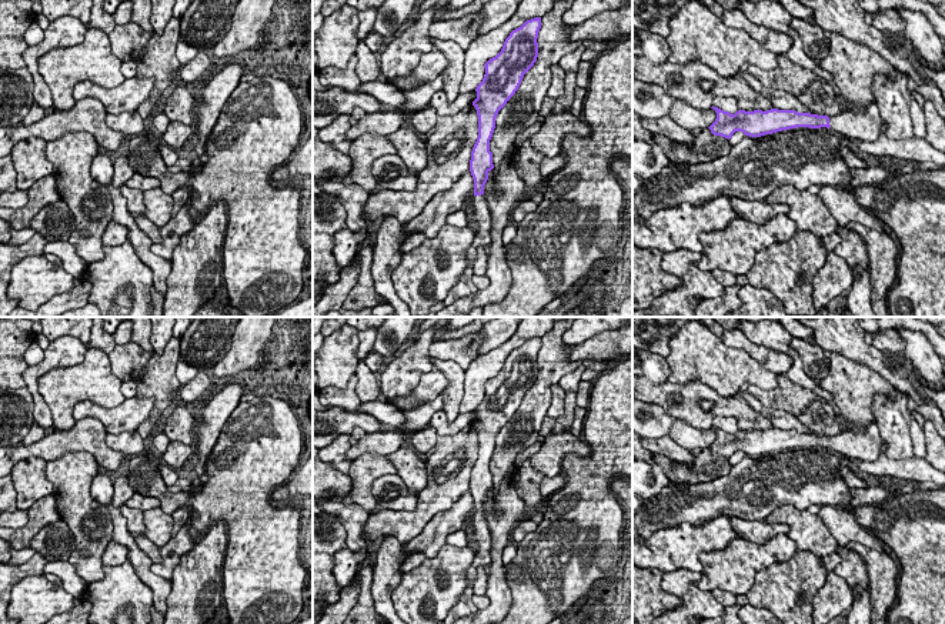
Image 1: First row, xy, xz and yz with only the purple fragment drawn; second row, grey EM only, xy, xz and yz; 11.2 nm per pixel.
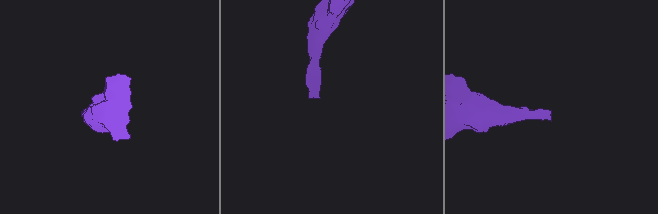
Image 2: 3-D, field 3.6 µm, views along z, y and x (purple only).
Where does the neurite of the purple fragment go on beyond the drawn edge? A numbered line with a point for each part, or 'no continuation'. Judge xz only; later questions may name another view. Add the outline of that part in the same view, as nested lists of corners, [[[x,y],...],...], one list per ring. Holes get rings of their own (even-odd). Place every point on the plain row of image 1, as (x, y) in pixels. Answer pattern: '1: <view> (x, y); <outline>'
1: xz (481, 533); [[[484,514],[474,515],[472,524],[474,524],[472,533],[474,541],[477,544],[477,553],[471,565],[477,568],[478,565],[487,565],[492,561],[490,555],[491,534]]]

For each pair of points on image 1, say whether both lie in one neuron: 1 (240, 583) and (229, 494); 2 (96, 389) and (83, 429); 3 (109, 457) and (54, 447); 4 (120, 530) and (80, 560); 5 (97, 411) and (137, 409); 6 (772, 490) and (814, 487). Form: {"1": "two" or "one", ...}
{"1": "one", "2": "two", "3": "one", "4": "two", "5": "one", "6": "one"}

